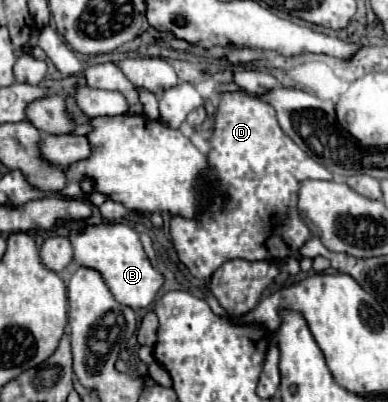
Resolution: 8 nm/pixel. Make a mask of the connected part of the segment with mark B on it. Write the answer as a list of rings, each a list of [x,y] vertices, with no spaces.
[[[127,224],[87,226],[85,230],[71,234],[71,242],[75,248],[75,262],[99,270],[119,304],[125,304],[133,310],[147,308],[165,284],[165,276],[151,264],[149,256],[145,254],[139,234]]]

